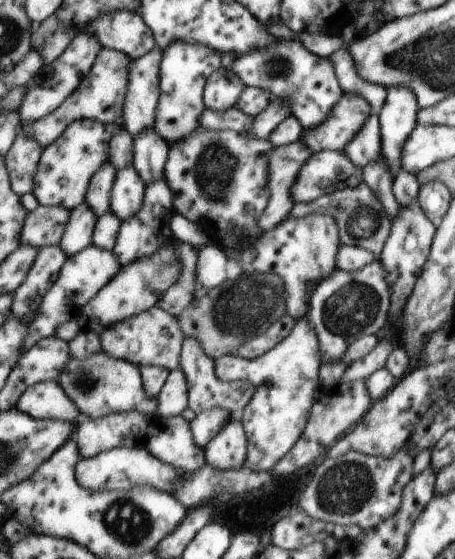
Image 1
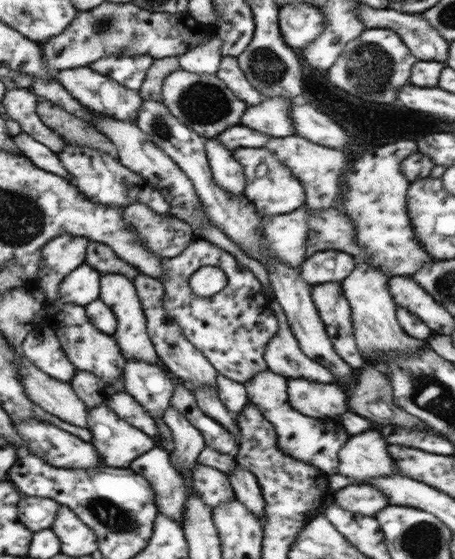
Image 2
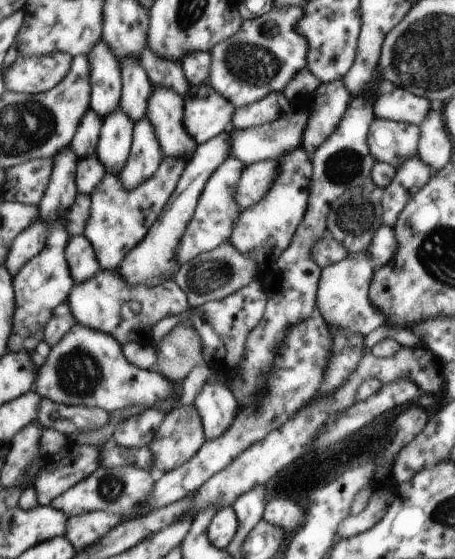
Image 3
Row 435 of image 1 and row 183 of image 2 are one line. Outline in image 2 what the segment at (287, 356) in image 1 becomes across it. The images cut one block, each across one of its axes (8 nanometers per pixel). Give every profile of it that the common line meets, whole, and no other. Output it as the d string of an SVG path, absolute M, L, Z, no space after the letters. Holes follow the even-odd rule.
M266 147L236 148L233 151L233 156L238 159L245 174L245 195L248 197L248 200L252 201L257 207L260 214L289 214L304 206L306 195L302 183L300 183L298 177L296 177L286 165L280 163L277 157L270 152L270 150L267 150Z

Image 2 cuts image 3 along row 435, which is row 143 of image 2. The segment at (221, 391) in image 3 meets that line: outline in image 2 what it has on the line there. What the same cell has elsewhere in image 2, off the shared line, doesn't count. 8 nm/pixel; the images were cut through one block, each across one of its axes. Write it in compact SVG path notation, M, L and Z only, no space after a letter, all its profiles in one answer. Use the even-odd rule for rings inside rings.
M216 138L208 139L205 152L212 171L212 179L232 195L244 195L246 178L242 165Z

